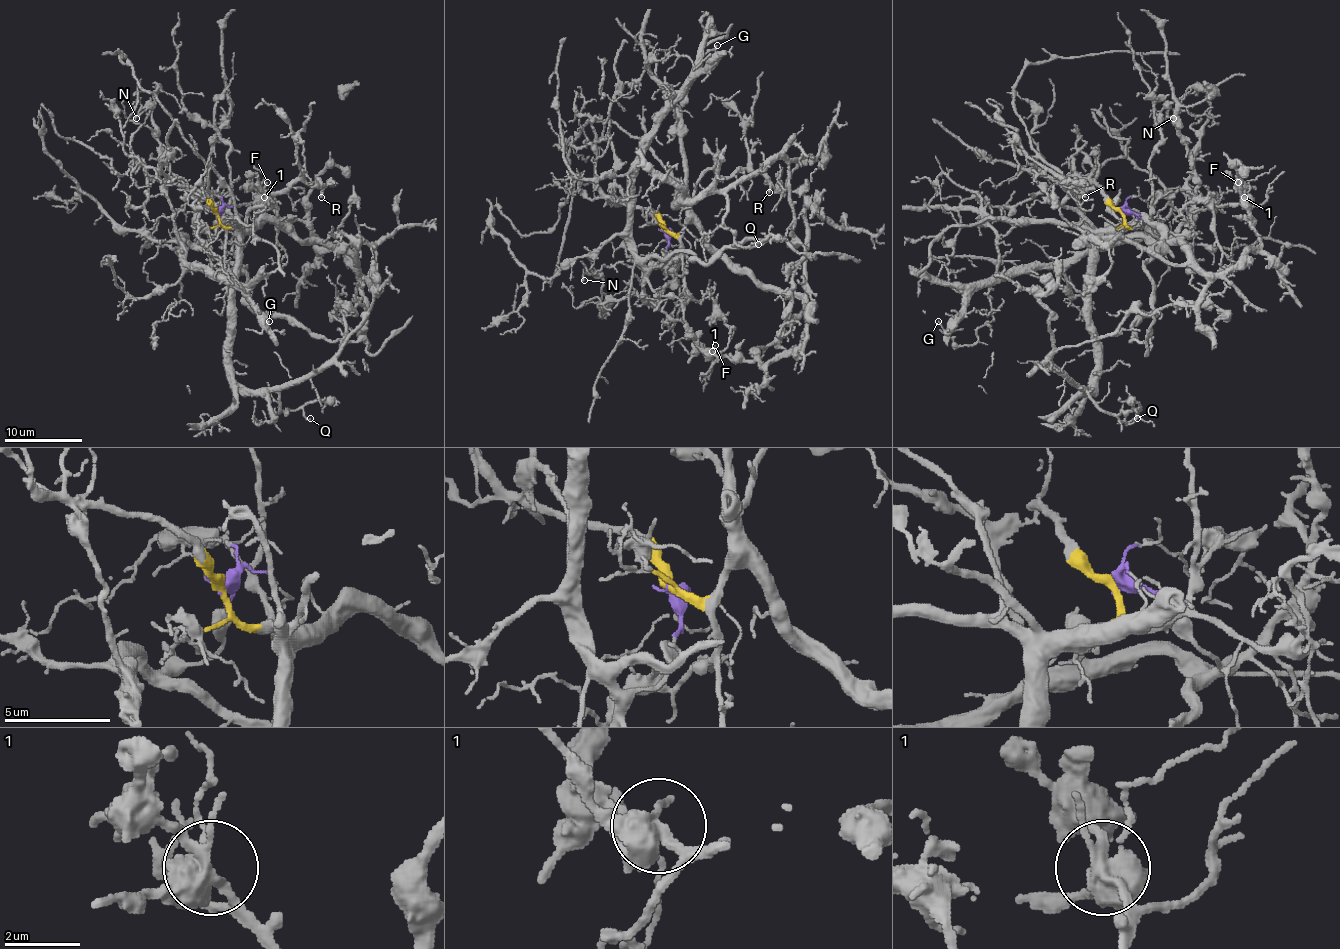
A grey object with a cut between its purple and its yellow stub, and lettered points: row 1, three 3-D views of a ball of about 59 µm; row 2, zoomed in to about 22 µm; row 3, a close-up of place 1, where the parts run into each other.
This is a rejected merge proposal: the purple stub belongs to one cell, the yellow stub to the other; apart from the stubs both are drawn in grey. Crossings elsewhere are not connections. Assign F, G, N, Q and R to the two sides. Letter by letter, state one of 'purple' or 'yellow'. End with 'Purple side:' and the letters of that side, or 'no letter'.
F: yellow
G: purple
N: purple
Q: yellow
R: yellow
Purple side: G, N

